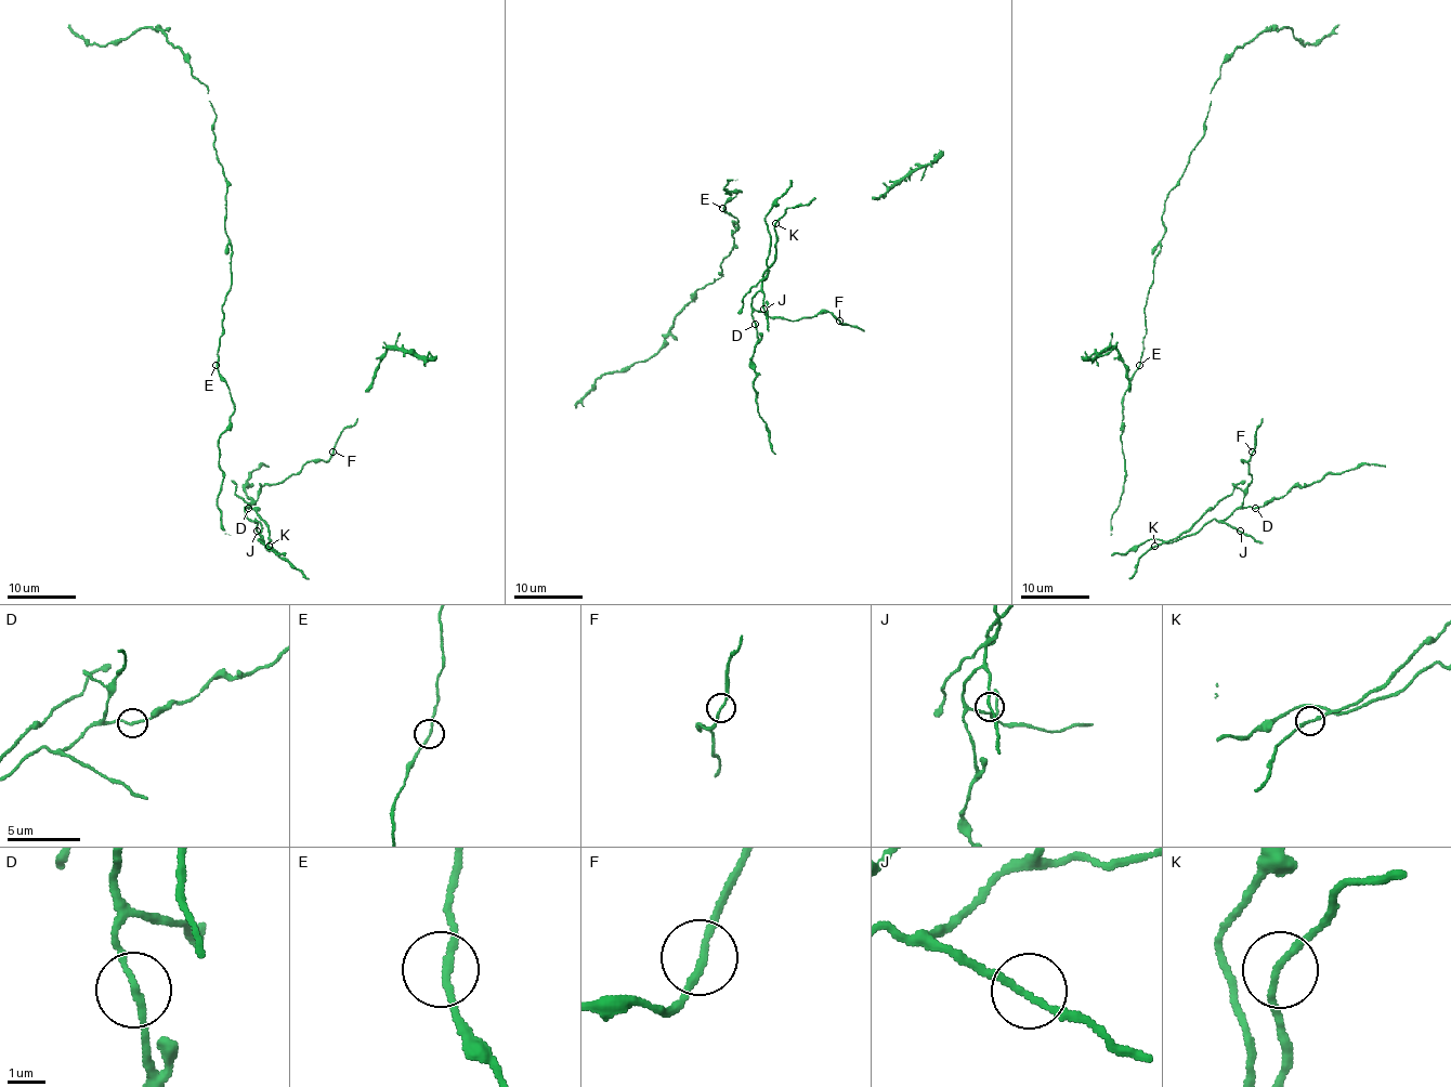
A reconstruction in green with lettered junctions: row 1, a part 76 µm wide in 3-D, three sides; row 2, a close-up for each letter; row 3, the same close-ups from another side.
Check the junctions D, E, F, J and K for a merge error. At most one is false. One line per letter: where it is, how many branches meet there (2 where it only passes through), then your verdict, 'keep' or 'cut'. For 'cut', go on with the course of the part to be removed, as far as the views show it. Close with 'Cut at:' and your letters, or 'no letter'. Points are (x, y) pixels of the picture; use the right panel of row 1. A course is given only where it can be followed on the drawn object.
D: at (1255, 508); 2 branches meet; cut; foreign part runs (1255, 508), (1276, 499), (1292, 487), (1319, 483), (1325, 475), (1341, 474), (1365, 463), (1386, 467)
E: at (1139, 365); 2 branches meet; keep
F: at (1252, 452); 2 branches meet; keep
J: at (1240, 531); 2 branches meet; keep
K: at (1154, 546); 2 branches meet; keep
Cut at: D

